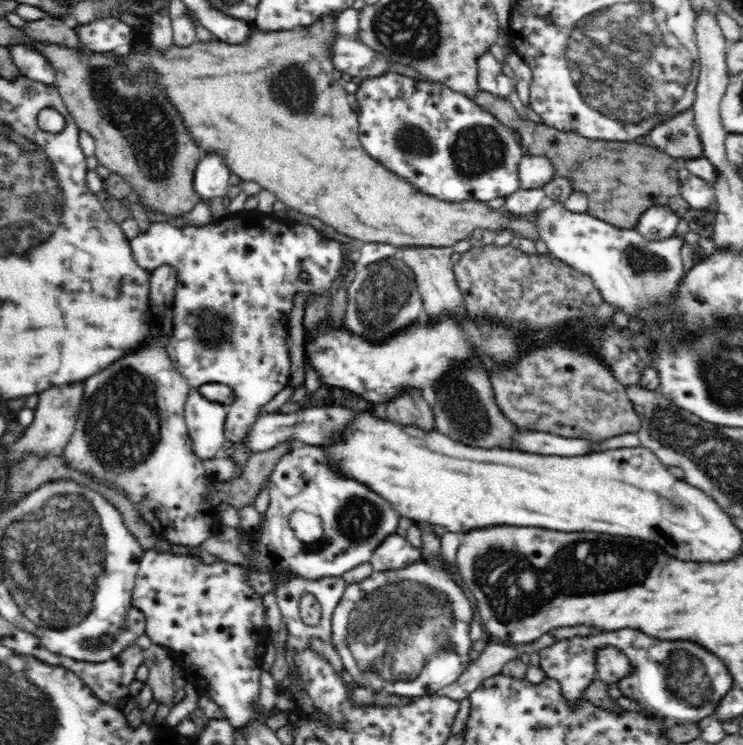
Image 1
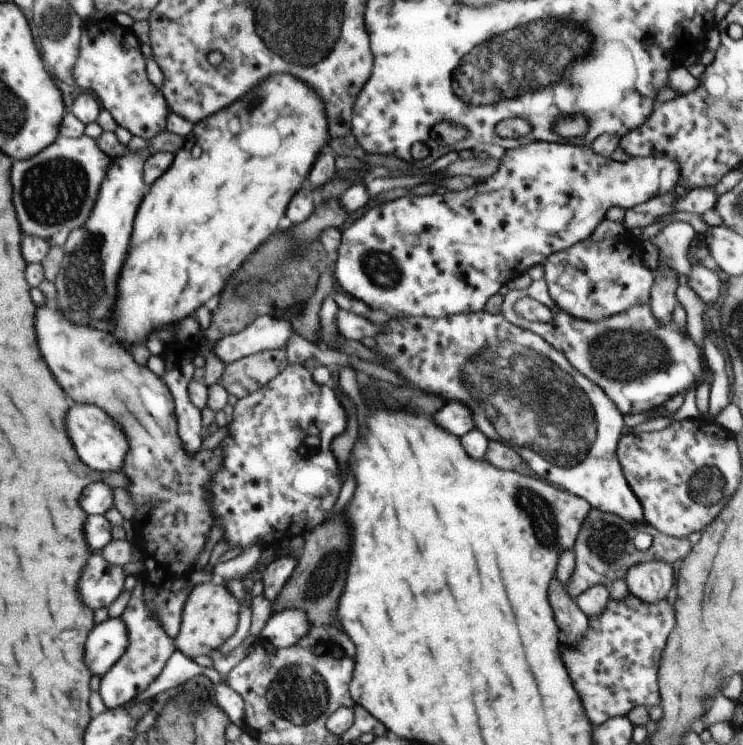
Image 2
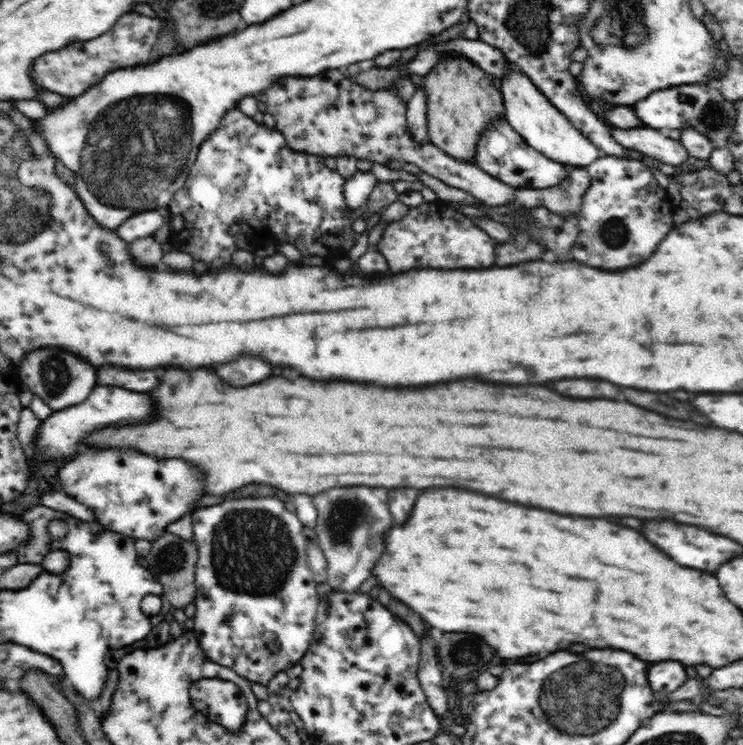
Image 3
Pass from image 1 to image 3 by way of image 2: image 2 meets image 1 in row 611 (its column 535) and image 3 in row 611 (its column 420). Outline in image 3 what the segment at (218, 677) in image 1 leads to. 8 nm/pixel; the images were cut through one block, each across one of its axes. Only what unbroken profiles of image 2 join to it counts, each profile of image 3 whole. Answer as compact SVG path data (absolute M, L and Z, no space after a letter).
M276 498L228 500L198 508L190 516L197 548L194 635L206 659L232 668L250 683L268 686L274 674L300 662L314 636L320 596L308 566L308 540L302 534L302 524L296 514L284 510L284 502Z

